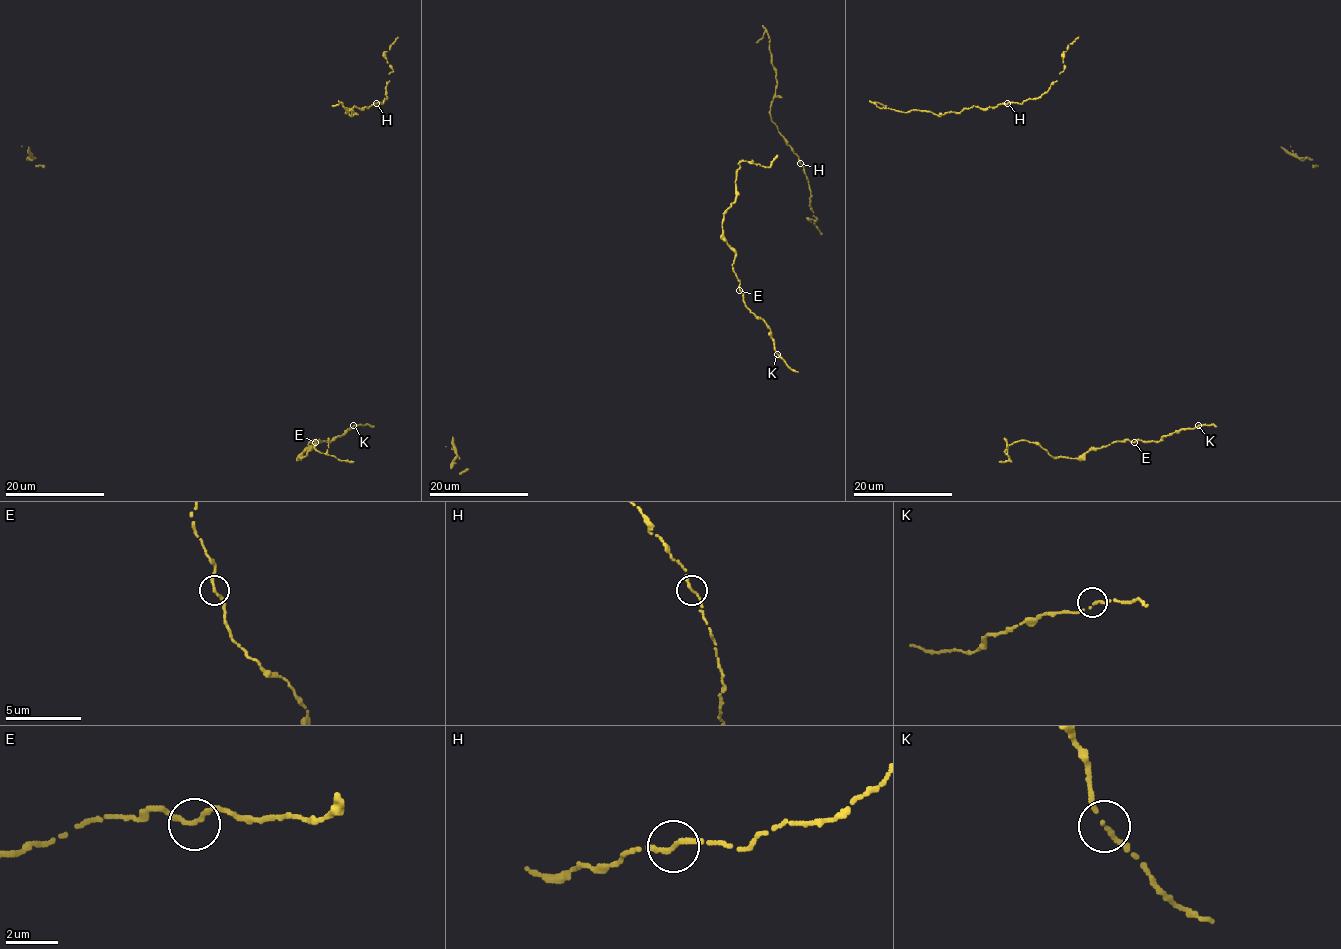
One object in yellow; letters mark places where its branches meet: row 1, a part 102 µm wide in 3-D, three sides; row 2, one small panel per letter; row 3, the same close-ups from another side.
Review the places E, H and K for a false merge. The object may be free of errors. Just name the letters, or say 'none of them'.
none of them

